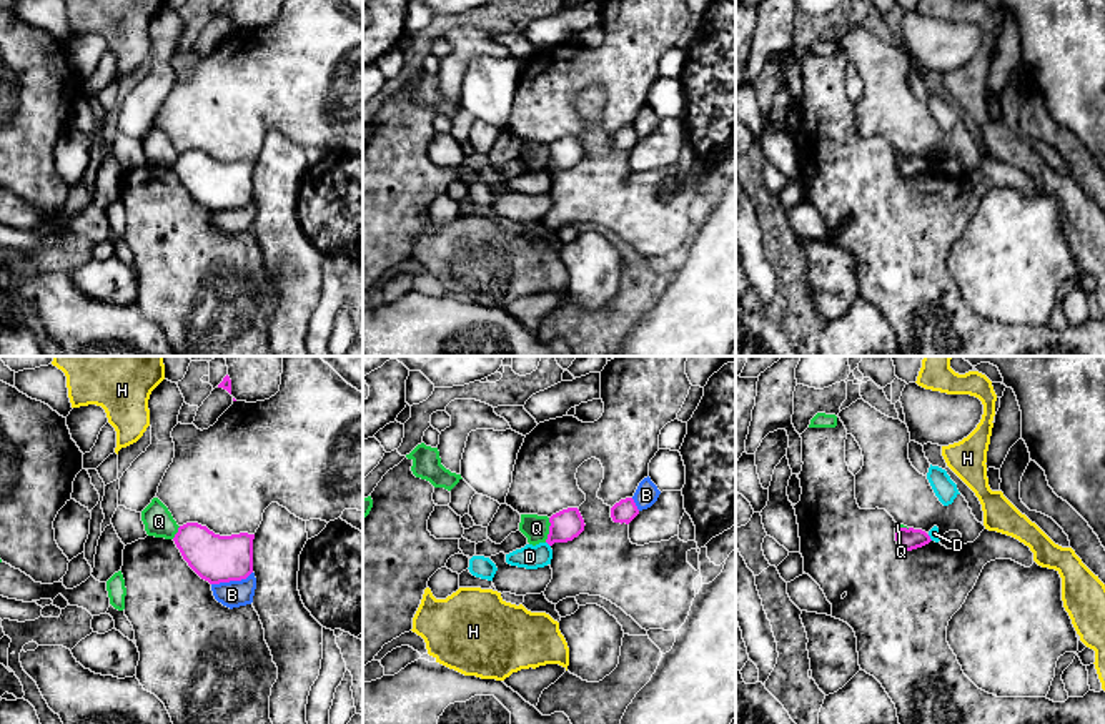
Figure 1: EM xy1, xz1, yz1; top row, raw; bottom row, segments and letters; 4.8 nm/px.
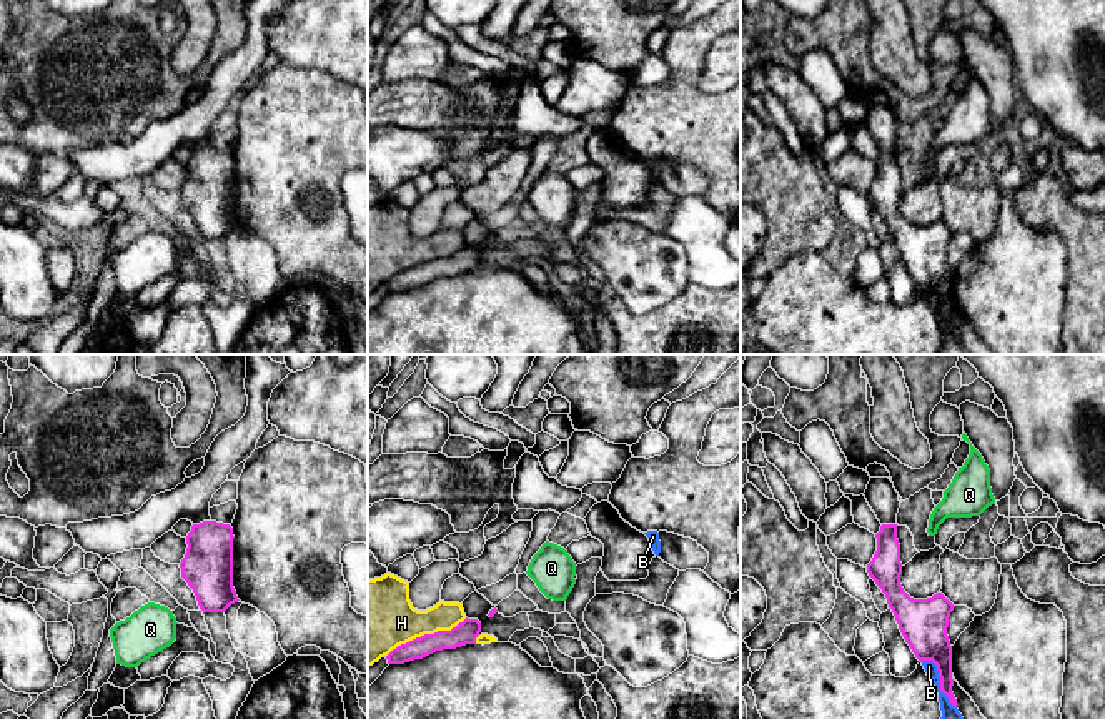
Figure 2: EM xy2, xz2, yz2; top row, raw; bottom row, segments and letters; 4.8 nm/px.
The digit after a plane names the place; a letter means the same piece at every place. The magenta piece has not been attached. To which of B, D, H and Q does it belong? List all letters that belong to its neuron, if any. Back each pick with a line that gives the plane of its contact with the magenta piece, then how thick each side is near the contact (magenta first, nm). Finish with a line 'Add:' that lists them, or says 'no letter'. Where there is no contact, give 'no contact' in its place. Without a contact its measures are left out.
Add: no letter

